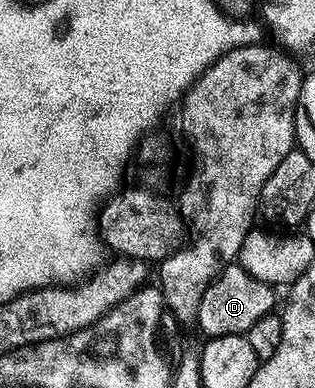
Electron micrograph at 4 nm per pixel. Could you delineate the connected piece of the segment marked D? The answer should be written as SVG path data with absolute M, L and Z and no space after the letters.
M239 263L228 265L220 272L220 276L202 294L202 302L198 306L195 323L205 333L205 337L231 336L246 334L250 326L261 320L263 316L273 315L276 304L277 289L271 284L254 278Z

